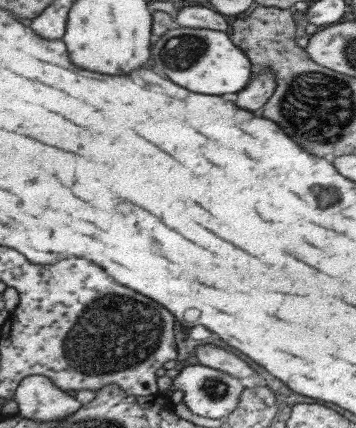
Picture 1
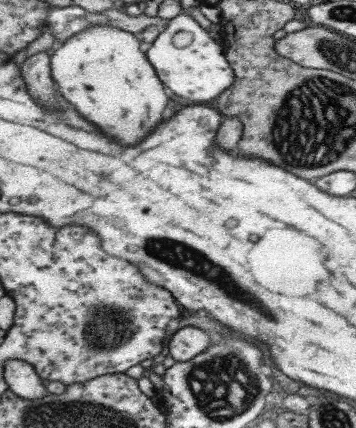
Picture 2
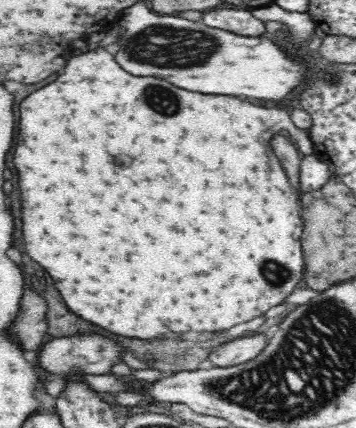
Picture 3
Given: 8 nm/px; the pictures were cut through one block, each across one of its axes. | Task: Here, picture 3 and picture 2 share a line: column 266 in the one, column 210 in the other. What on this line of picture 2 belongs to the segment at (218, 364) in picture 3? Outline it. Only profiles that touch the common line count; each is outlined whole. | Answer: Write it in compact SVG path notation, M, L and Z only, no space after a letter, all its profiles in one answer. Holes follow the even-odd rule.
M183 328L175 334L175 338L171 338L171 346L169 346L169 354L175 362L187 362L193 356L205 352L205 348L211 344L211 338L207 332L199 330L199 328Z

